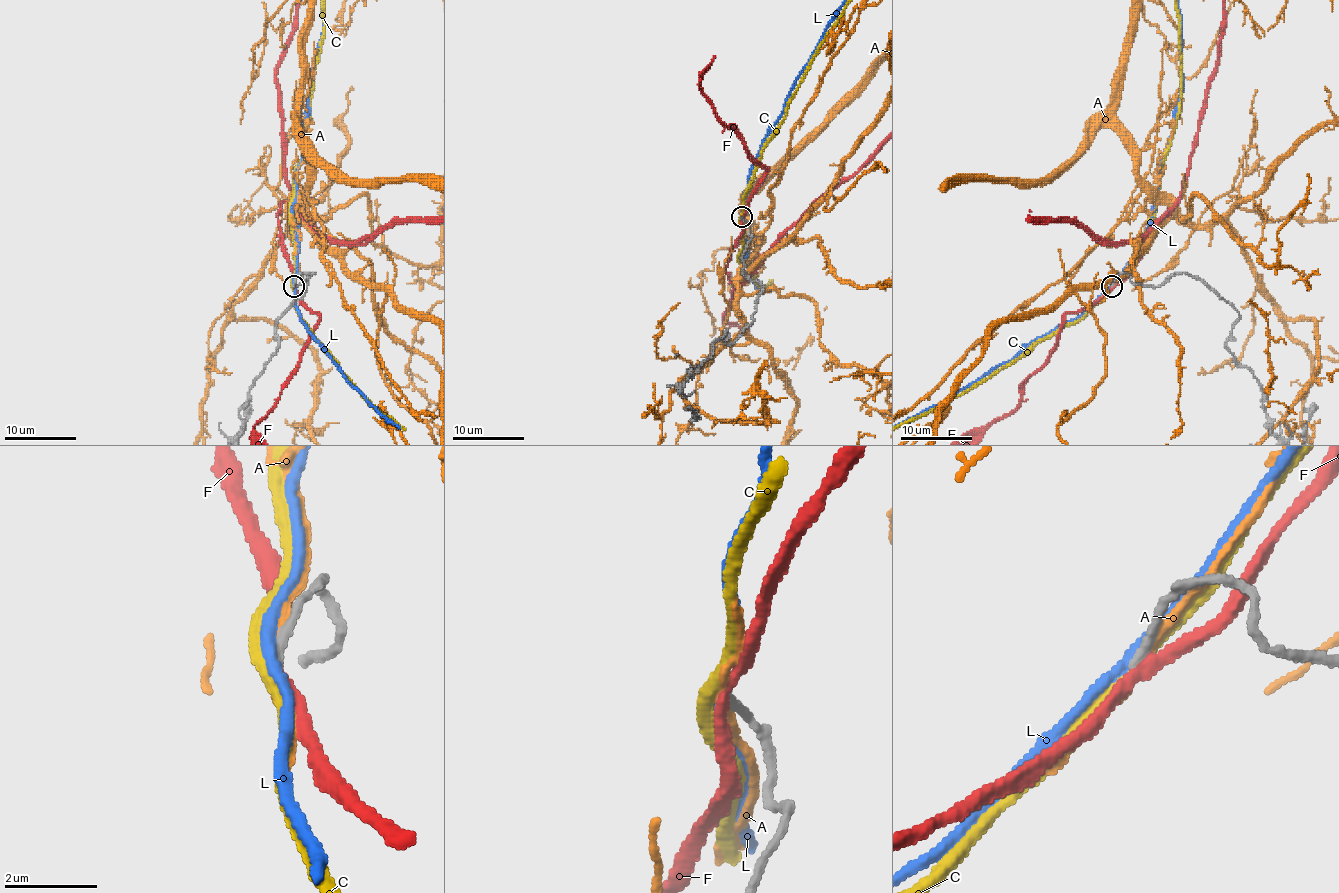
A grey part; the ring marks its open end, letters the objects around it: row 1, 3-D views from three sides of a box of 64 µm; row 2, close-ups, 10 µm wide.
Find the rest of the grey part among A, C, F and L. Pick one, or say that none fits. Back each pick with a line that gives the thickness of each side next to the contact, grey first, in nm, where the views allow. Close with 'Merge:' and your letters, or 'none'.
Merge: none

